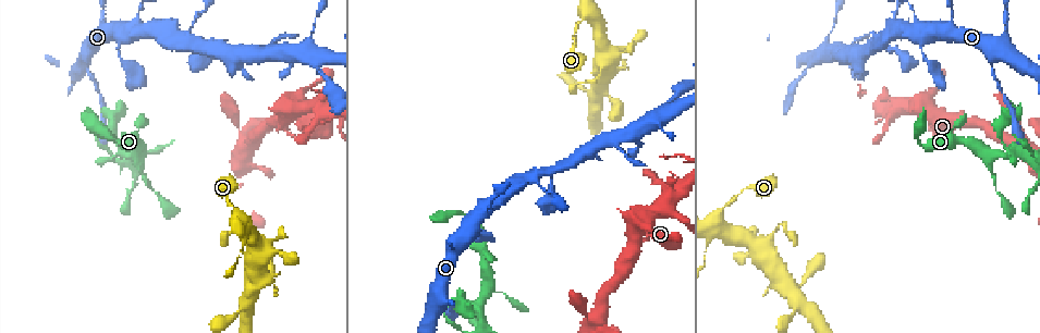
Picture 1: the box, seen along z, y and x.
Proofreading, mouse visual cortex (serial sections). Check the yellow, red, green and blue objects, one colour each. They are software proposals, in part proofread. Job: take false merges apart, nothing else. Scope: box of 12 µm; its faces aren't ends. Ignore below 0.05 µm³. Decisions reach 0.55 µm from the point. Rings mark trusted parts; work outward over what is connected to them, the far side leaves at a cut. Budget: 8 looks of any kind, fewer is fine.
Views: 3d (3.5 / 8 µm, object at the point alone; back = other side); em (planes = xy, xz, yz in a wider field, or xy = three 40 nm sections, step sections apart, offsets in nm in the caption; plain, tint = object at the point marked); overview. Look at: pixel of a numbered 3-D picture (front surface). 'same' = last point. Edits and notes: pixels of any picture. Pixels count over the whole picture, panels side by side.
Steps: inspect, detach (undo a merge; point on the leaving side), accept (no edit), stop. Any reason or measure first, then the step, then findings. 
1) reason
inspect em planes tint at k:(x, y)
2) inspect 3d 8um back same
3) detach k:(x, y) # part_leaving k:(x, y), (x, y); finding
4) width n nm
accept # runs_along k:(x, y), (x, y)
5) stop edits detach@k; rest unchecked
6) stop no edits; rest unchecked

four-way junction
inspect 3d 3.5um at 1:(1004, 40)

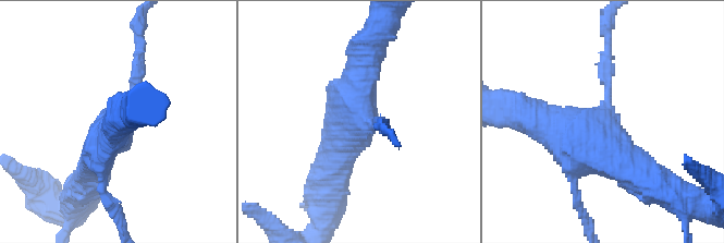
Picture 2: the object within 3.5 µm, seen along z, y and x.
inspect em xy step 3 tint at 2:(595, 125)

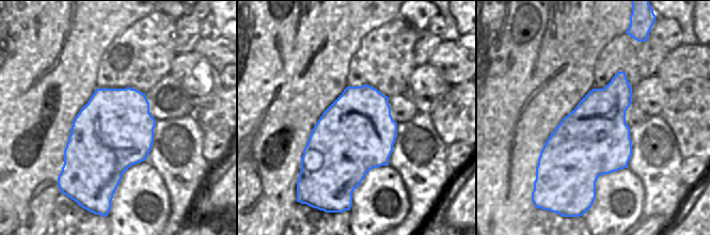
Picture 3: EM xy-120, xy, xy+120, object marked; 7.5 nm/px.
width 600 nm
accept # runs_along 2:(368, 43), (352, 90), (381, 126); one cell here

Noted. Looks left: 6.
abrupt turn
inspect 3d 3.5um at 1:(104, 12)

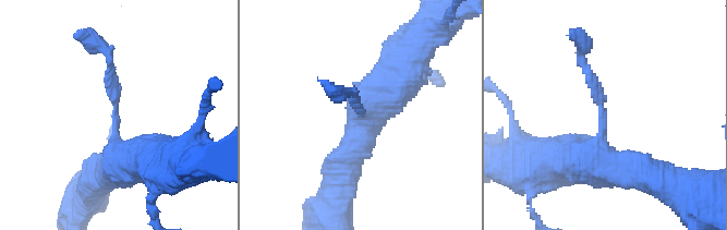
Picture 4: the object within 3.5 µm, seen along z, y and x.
inspect em xy step 5 tint at 4:(361, 115)

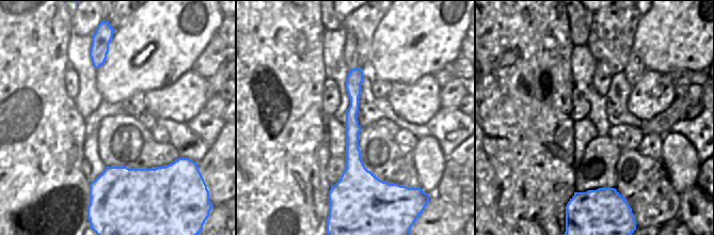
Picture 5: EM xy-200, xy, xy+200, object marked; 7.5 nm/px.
inspect em xy step 3 tint same

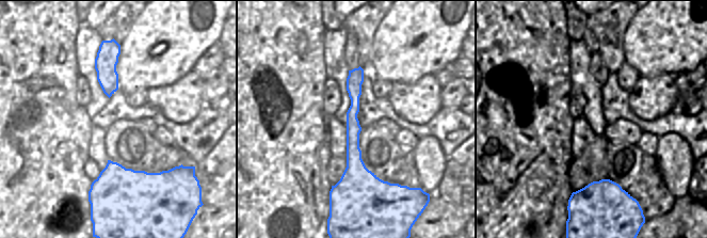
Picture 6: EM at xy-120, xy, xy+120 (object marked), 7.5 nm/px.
width 110 nm
accept # runs_along 4:(619, 166), (603, 166), (603, 108), (586, 69); continuous, no second cell

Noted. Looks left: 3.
sharp bend
inspect 3d 3.5um at 1:(783, 224)

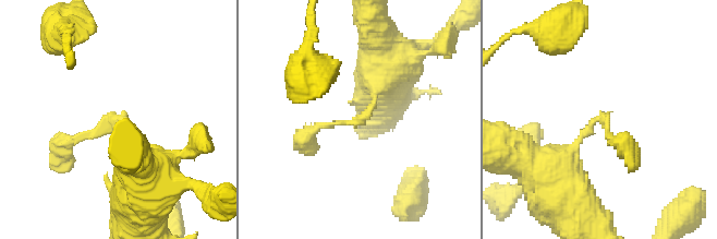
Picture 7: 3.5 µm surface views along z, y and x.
inspect em planes tint at 7:(598, 120)

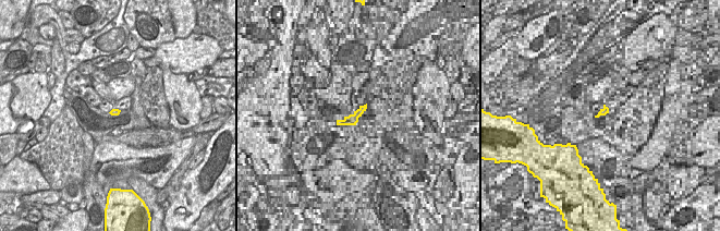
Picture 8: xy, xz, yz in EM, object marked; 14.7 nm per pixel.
accept # runs_along 7:(141, 178), (124, 118), (61, 144); continuous, no second cell

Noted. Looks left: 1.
stop no edits; rest unchecked

